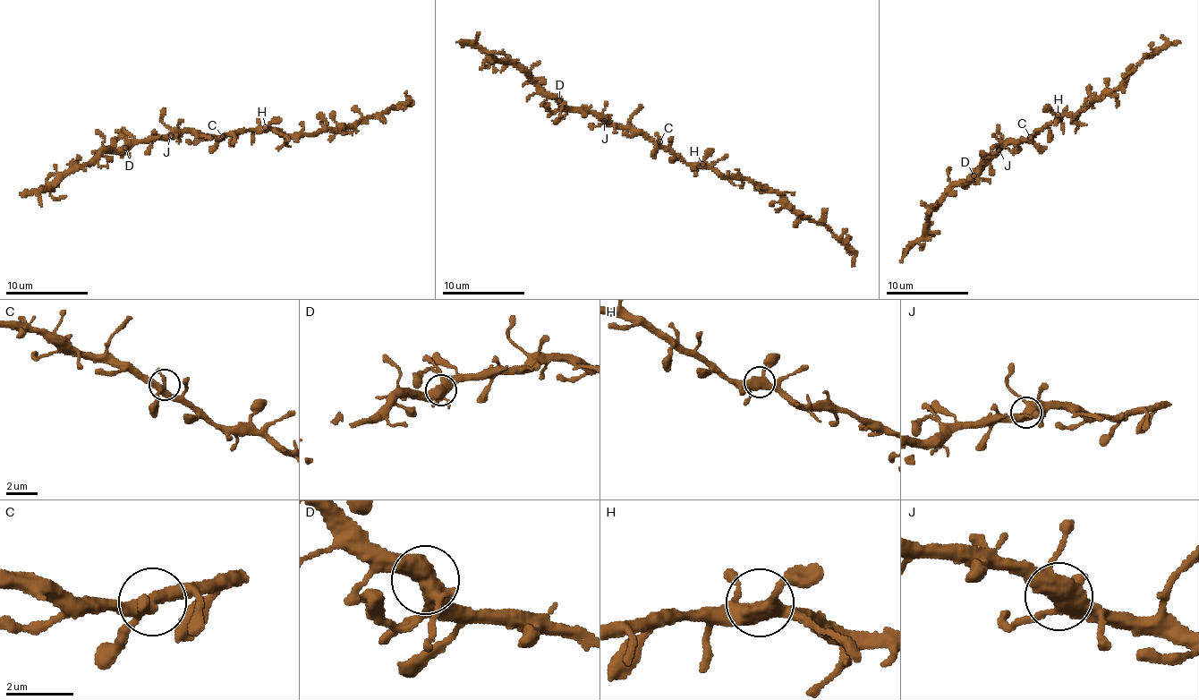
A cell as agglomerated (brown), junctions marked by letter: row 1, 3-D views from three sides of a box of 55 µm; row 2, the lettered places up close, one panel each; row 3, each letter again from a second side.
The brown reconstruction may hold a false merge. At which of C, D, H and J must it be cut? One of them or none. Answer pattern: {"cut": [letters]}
{"cut": []}

